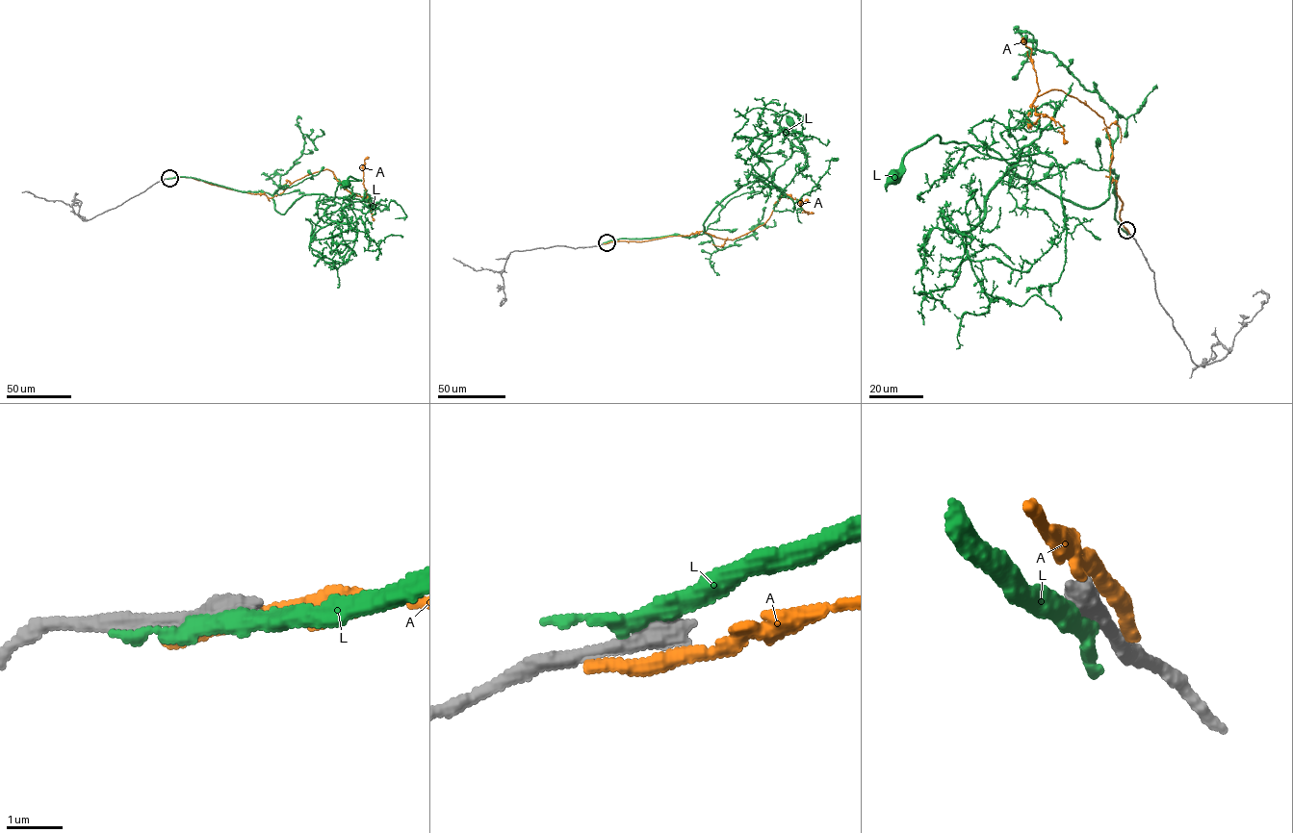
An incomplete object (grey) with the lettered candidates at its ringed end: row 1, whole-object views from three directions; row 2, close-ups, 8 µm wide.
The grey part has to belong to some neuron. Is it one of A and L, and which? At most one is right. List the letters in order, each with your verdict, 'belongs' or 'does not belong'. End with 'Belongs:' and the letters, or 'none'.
A: does not belong
L: does not belong
Belongs: none

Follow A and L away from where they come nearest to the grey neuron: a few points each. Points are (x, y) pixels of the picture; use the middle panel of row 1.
A: (606, 243), (703, 231), (732, 239), (765, 223), (775, 202), (786, 194), (801, 198), (805, 213), (814, 213)
L: (606, 242), (696, 236), (716, 206), (744, 185), (775, 187), (772, 173), (804, 148), (790, 122)

